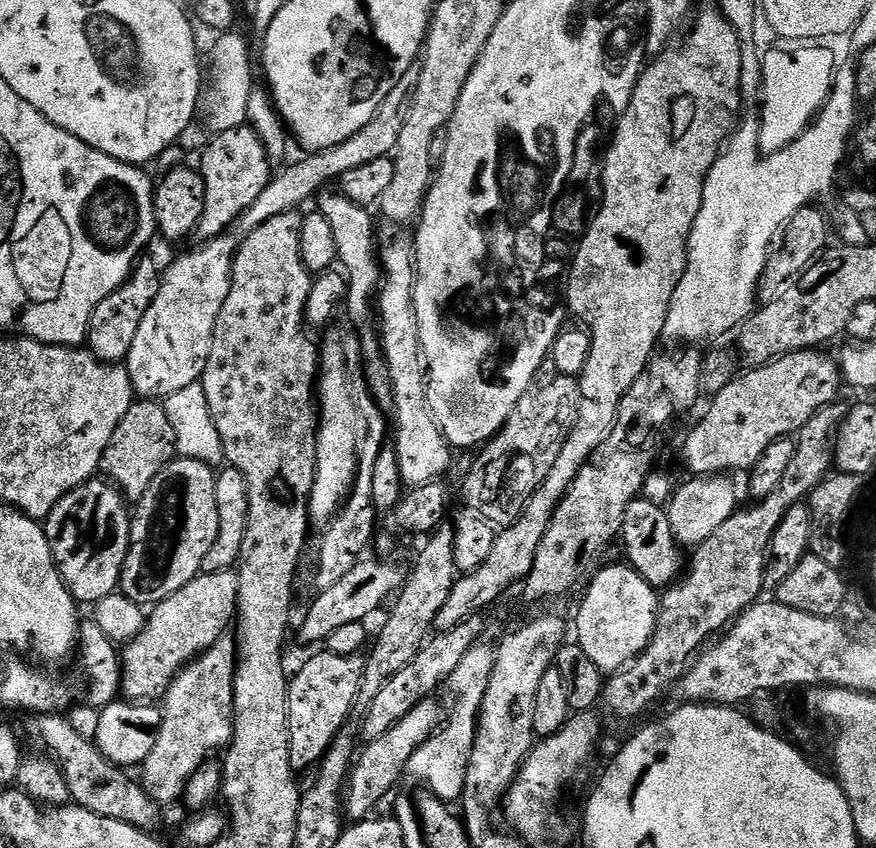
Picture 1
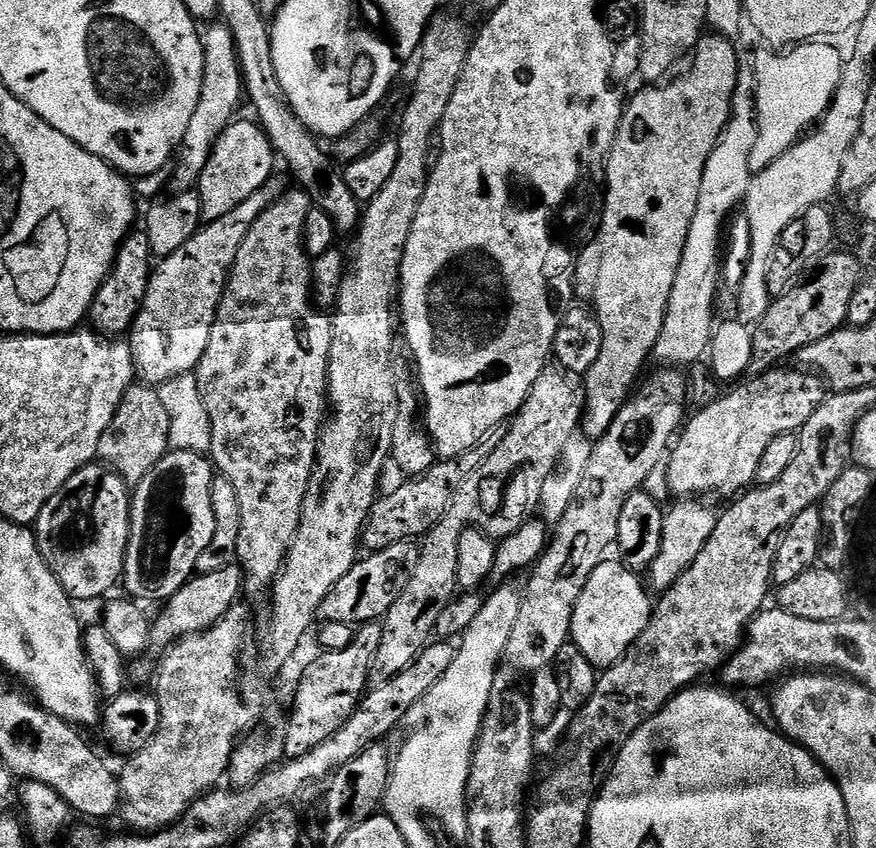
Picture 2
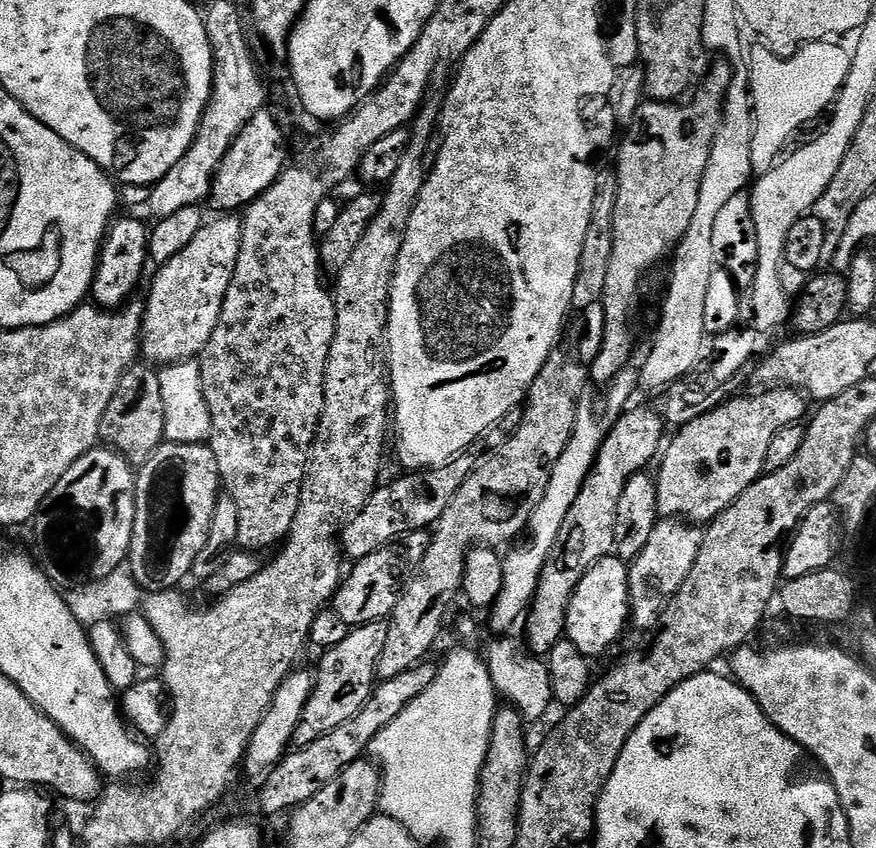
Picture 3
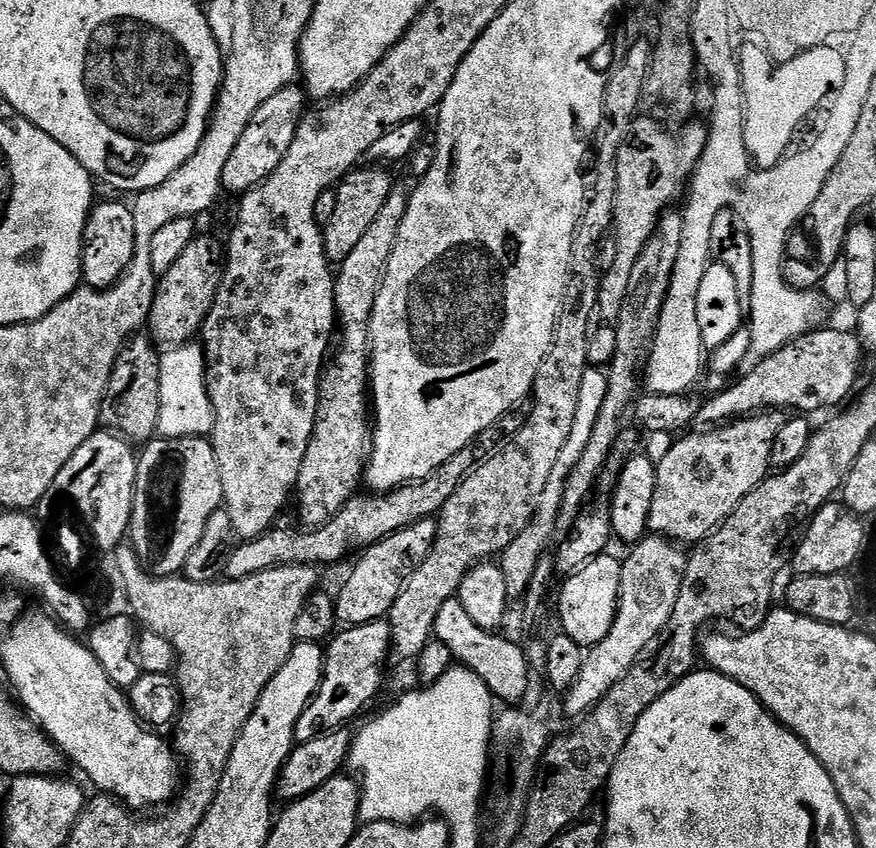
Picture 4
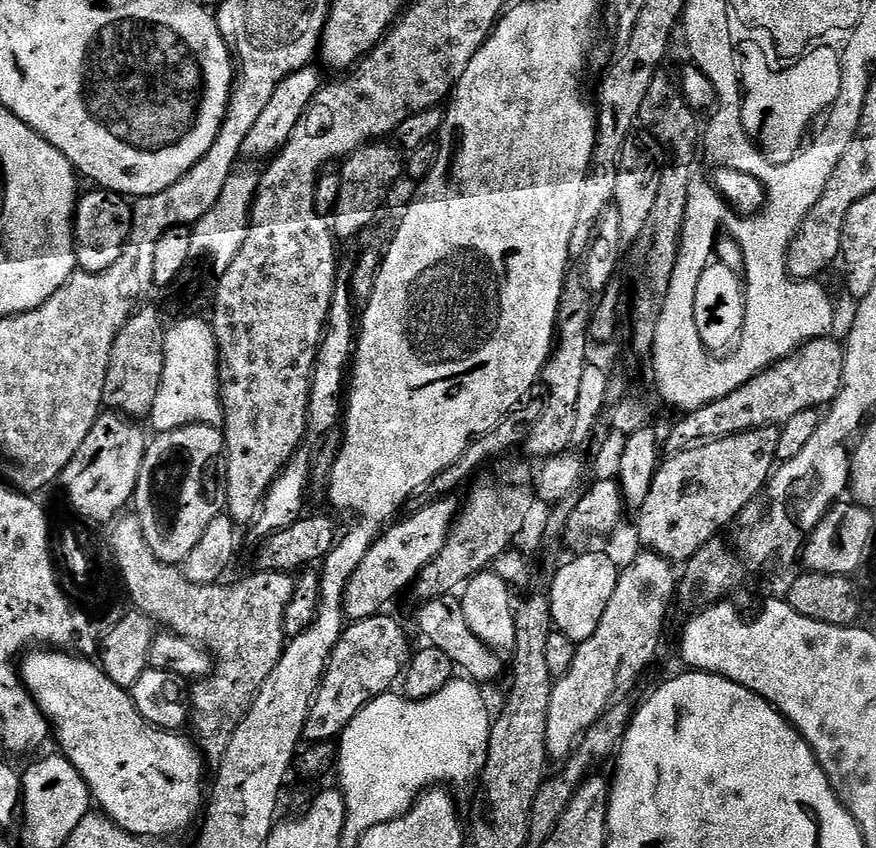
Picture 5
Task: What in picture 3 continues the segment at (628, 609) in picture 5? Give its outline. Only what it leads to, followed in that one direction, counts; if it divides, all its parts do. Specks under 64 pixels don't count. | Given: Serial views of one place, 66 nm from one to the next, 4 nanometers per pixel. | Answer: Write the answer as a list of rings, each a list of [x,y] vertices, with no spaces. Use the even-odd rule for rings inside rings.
[[[675,518],[657,519],[654,530],[642,546],[640,553],[628,564],[628,589],[630,590],[630,620],[633,625],[651,630],[660,621],[664,607],[678,594],[686,574],[698,558],[698,550],[704,541],[704,532],[699,527]]]

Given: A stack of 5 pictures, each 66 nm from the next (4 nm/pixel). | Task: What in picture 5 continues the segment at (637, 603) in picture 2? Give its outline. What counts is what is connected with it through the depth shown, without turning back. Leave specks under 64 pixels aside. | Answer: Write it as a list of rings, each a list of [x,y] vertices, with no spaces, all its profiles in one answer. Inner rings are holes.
[[[589,550],[571,558],[573,560],[569,564],[555,569],[552,578],[550,585],[552,623],[555,631],[579,642],[590,638],[598,630],[602,614],[606,614],[606,606],[614,594],[614,586],[618,586],[620,568],[604,553],[604,550]]]

